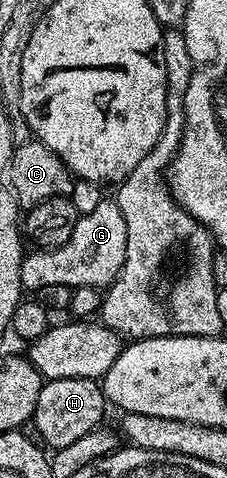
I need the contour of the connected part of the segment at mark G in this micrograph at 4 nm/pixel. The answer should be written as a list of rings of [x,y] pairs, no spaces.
[[[102,201],[94,212],[77,217],[74,232],[70,232],[66,244],[53,250],[36,248],[31,252],[25,253],[20,261],[20,285],[25,291],[38,292],[46,288],[46,284],[66,284],[73,288],[85,286],[103,291],[120,275],[126,260],[126,220],[122,220],[116,201]]]

